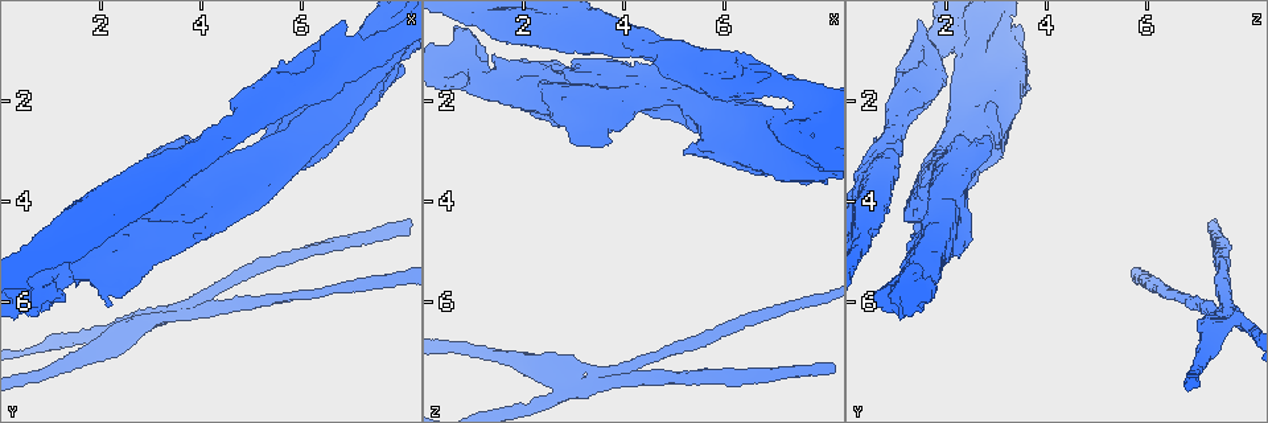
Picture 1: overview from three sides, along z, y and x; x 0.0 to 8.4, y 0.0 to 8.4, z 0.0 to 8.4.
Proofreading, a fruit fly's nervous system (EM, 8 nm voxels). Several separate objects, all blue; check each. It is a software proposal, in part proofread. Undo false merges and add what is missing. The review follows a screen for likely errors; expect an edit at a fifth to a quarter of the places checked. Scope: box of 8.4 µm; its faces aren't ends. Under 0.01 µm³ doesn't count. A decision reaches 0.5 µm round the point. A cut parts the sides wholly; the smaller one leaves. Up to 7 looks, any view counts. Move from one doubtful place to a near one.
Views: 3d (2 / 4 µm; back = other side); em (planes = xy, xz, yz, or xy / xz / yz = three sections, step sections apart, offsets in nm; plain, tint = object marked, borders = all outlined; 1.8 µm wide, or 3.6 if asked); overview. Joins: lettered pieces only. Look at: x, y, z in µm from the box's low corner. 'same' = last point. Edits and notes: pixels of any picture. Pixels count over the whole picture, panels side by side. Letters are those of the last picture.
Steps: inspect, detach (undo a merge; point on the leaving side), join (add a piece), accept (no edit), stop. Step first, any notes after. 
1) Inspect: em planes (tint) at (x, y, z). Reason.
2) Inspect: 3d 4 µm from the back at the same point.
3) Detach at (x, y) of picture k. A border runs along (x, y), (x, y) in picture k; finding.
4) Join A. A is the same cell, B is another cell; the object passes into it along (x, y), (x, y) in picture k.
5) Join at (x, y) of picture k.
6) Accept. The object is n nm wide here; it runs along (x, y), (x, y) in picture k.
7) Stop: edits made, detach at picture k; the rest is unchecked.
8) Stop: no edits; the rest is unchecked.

Inspect: 3d 4 µm at (2.90, 6.40, 7.30).

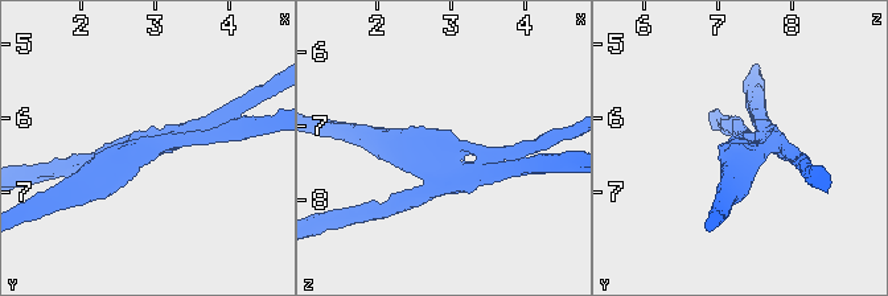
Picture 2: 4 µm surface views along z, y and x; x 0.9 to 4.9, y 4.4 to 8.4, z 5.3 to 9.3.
Inspect: em planes (borders) at (2.90, 6.35, 7.30). 4 arms meet here.

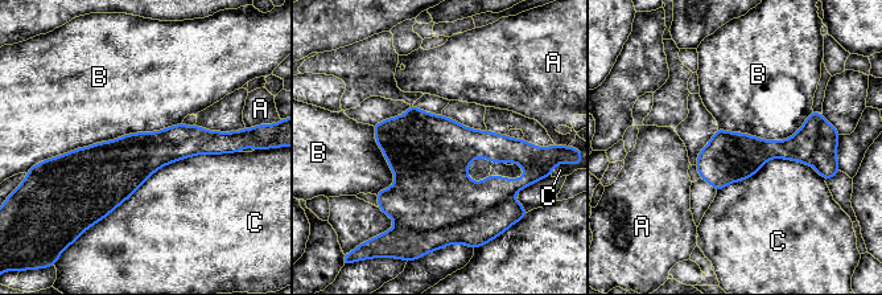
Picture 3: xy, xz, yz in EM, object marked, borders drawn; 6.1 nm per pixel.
Detach at (486, 226) of picture 3. The object is 300 nm wide here; the longest contact is with C, 950 nm; A, B and C are other cells; two neurons meet here.

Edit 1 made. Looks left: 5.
Inspect: overview.

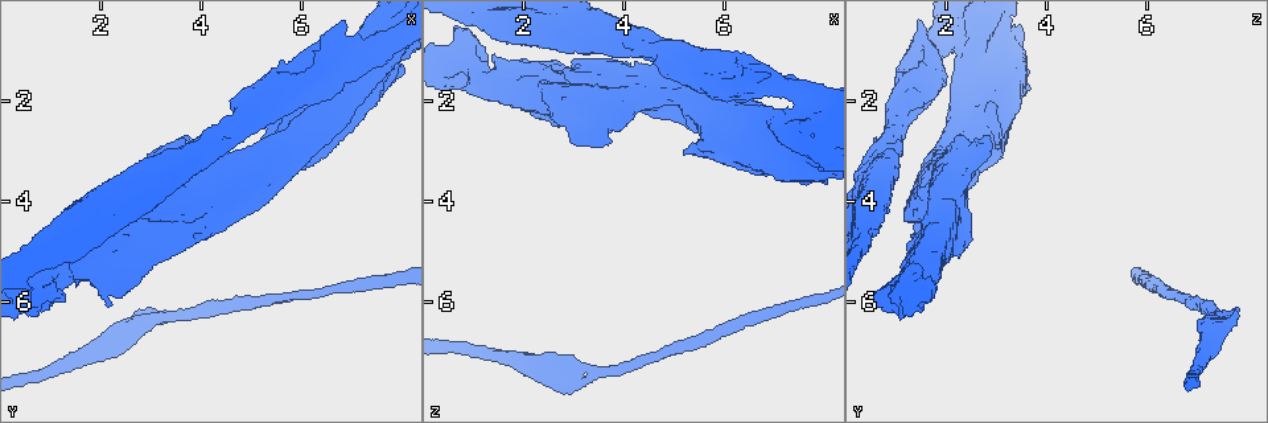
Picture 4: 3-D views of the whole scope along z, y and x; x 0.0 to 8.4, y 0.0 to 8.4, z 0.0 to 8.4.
Inspect: 3d 4 µm at (3.50, 3.15, 2.55). Touches itself.

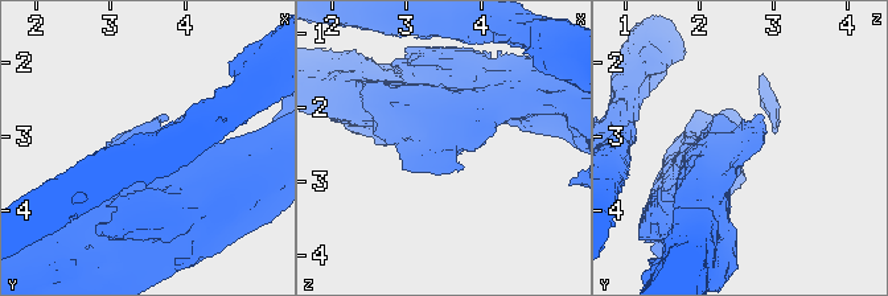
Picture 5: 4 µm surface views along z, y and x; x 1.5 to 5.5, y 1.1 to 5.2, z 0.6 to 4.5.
Inspect: em 3.6 µm yz step 8 (tint) at (3.45, 3.10, 2.50). Need the tissue.

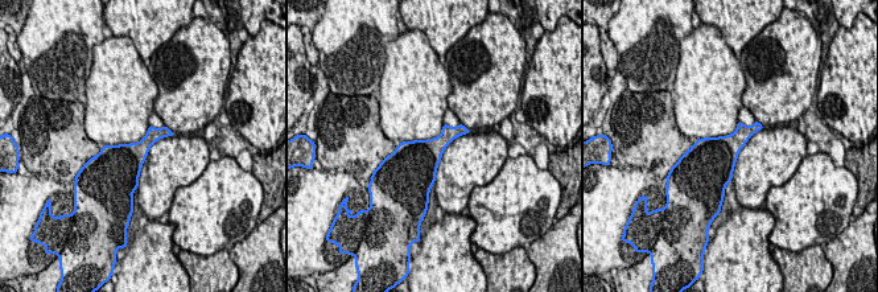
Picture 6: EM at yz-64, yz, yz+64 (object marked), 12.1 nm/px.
Inspect: em 3.6 µm planes (borders) at the same point. Cut it another way.

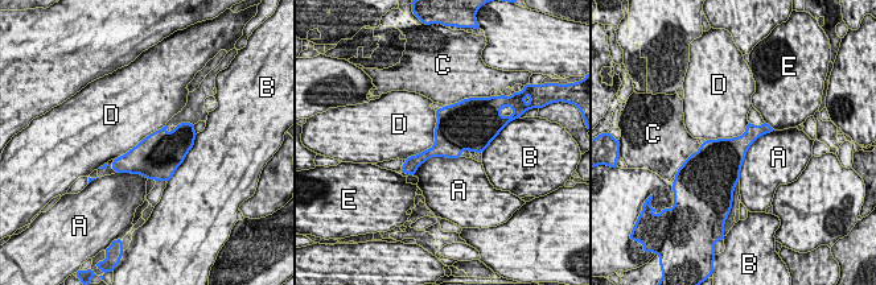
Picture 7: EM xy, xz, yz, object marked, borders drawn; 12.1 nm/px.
Accept. A, B, C, D and E are other cells; a border runs along (435, 111), (435, 143), (406, 160) in picture 7; continuous, no second neuron.

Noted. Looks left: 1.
Stop: edits made, detach at picture 3; the rest is unchecked.

